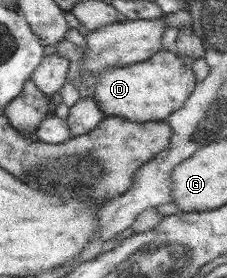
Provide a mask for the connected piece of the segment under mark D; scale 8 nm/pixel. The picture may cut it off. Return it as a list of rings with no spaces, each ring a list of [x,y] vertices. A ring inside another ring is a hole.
[[[160,49],[149,60],[130,66],[115,66],[105,70],[102,75],[96,76],[93,96],[99,102],[106,116],[122,117],[136,123],[165,121],[173,112],[184,106],[197,82],[193,69],[186,66],[182,59],[177,57],[177,53],[174,54],[172,51]]]

